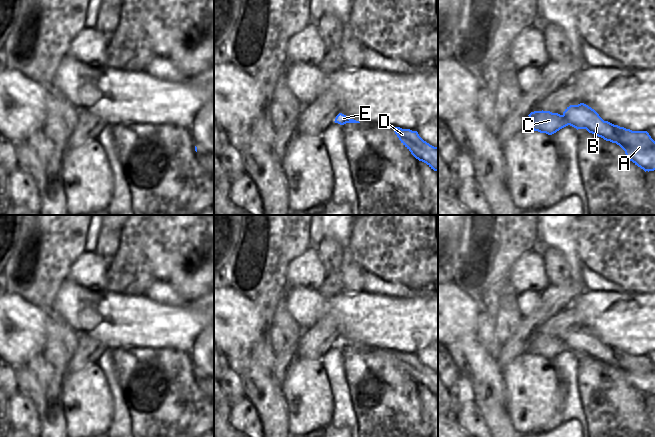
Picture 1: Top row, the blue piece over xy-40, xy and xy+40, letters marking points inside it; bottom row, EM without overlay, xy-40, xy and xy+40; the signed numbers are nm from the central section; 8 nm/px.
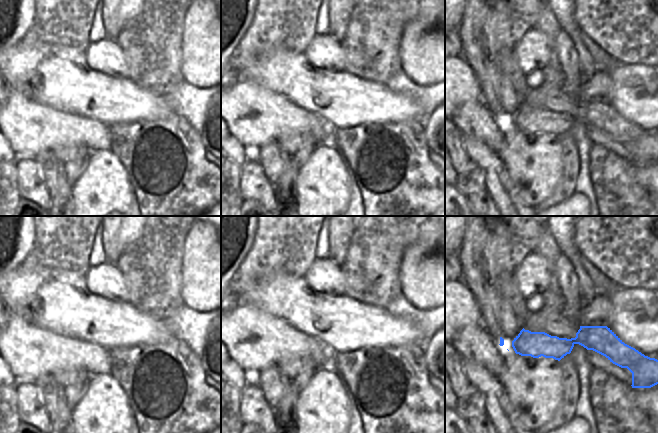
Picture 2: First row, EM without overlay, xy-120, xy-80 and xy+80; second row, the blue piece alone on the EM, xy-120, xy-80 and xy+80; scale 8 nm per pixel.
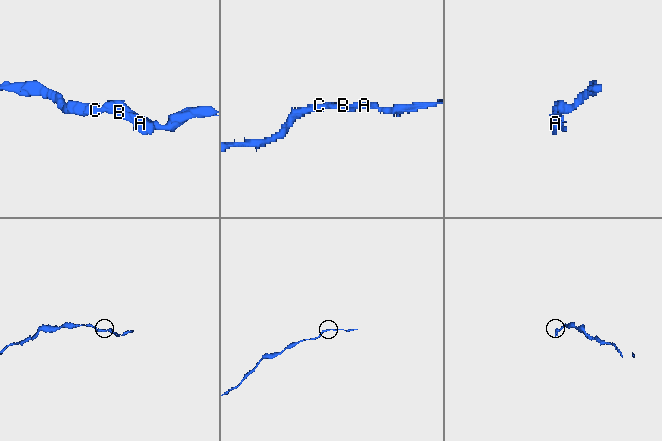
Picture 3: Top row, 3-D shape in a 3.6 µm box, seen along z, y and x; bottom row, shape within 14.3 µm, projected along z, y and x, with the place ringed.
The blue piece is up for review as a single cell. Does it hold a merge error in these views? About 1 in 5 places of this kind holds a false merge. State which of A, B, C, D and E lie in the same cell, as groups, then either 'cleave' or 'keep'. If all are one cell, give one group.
A B C D E | keep

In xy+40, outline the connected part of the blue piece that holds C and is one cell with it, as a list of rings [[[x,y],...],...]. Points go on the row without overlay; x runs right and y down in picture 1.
[[[584,327],[570,329],[562,339],[542,334],[531,336],[528,340],[529,346],[525,347],[525,353],[532,353],[548,359],[552,359],[568,349],[577,354],[586,353],[589,357],[619,369],[625,375],[627,382],[645,396],[655,394],[655,365],[647,355],[632,355],[604,345],[594,333]]]

